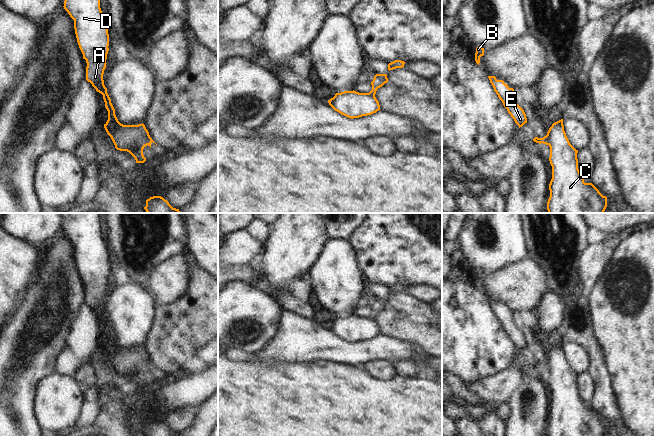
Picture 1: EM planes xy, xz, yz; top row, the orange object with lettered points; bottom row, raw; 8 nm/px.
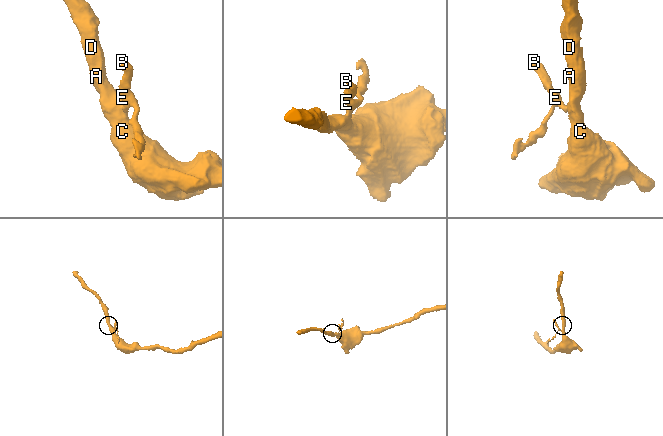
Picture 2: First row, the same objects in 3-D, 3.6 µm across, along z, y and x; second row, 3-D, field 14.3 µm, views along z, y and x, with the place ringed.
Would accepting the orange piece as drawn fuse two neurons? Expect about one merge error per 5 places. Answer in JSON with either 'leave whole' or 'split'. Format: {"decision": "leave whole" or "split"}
{"decision": "split"}

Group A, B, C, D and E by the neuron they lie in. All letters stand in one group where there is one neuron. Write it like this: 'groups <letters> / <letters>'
groups A C D / B E

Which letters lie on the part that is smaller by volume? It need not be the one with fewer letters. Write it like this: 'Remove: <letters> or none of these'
Remove: B, E.

